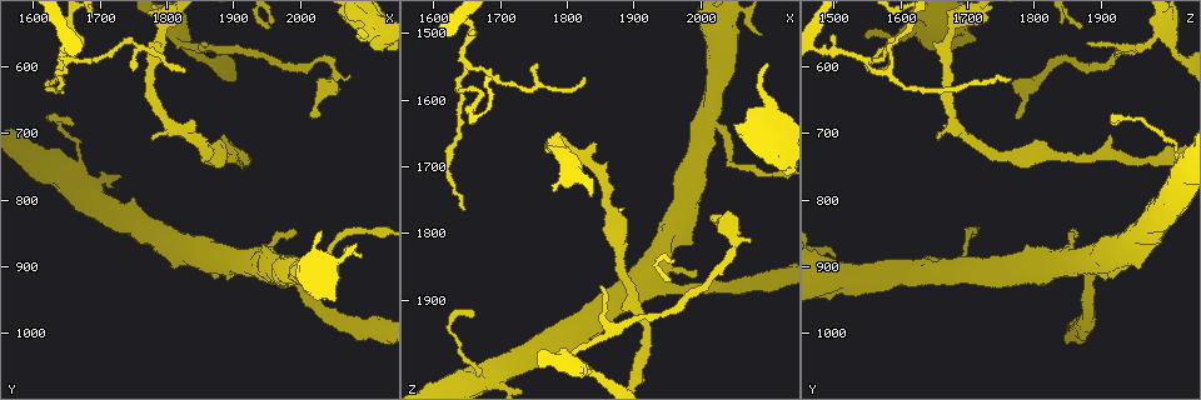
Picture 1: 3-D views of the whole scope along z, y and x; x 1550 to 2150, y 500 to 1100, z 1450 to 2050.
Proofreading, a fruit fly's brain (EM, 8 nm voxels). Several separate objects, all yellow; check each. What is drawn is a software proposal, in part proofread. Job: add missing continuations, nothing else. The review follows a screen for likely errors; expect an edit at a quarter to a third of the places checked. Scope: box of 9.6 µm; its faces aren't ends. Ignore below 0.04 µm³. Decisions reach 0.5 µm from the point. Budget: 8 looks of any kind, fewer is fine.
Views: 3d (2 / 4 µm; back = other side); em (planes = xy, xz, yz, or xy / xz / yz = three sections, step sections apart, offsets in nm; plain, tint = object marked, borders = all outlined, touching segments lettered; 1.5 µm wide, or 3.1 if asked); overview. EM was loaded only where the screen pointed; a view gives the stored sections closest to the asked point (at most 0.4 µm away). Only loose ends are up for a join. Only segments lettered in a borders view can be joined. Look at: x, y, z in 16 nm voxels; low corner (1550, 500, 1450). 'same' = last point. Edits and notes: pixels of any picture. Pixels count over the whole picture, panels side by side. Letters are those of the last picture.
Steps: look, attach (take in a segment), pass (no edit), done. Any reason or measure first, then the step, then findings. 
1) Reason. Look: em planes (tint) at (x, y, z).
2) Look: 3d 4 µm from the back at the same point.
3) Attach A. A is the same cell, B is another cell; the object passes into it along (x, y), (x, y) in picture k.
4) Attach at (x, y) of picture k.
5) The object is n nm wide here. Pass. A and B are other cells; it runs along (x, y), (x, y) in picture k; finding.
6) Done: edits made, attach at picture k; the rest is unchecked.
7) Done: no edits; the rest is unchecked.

Tapers out. Look: em xz step 4 (borders) at (1660, 680, 1930).

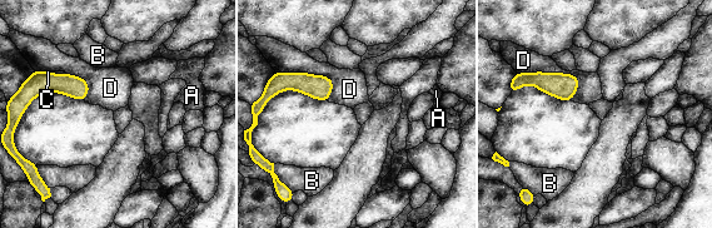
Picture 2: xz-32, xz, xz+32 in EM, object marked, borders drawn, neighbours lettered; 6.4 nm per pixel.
Look: em planes (borders) at the same point.

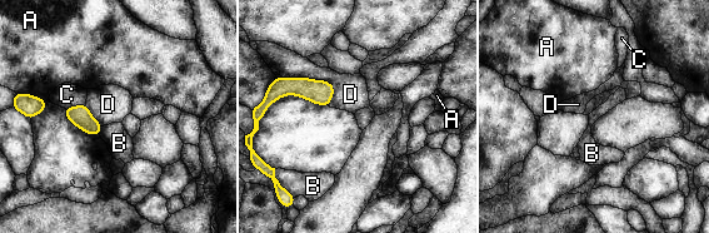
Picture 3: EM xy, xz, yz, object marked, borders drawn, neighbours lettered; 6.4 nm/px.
Pass. A, B, C and D are other cells; a border runs along (276, 75), (328, 80), (330, 104) in picture 3; none of them fits.

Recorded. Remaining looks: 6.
Thin end. Look: em xy step 4 (tint) at (1825, 605, 1565).

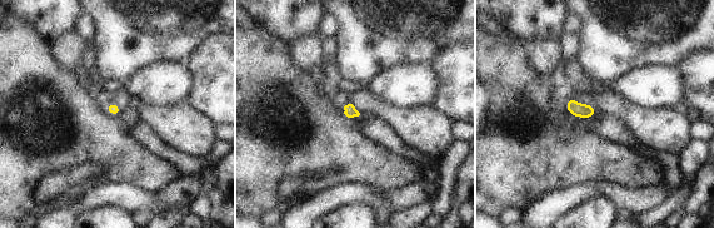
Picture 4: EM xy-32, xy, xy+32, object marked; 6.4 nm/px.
Another direction. Look: em planes (tint) at the same point.

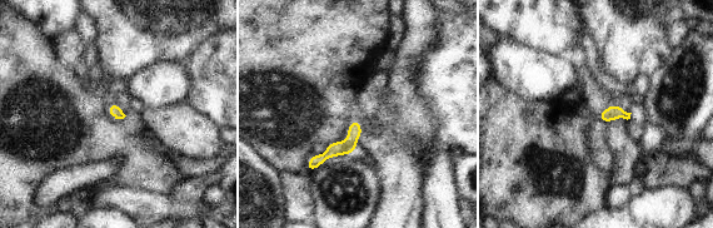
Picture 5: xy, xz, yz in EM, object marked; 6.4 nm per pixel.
What lies round it. Look: em planes (borders) at the same point.

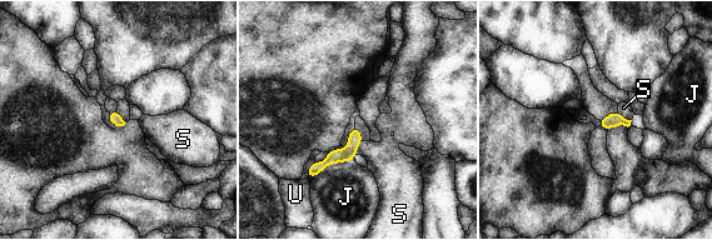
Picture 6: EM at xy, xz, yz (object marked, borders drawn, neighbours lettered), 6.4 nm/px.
The object is 80 nm wide here; the longest contact is with J, 320 nm. Pass. J, S and U are other cells; no lettered segment goes on from it.

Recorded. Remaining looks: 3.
Thin end. Look: em planes (borders) at (2100, 555, 1545).

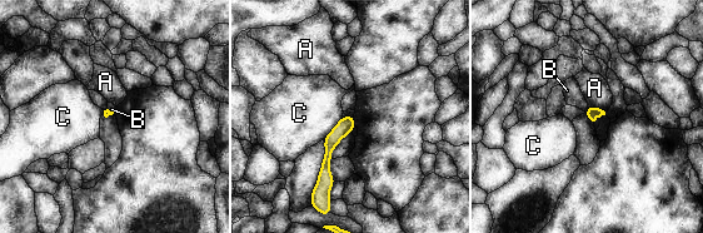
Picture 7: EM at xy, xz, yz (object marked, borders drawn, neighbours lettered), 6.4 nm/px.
Pass. A, B and C are other cells; it runs along (349, 118), (329, 144), (324, 184) in picture 7; none of them fits.

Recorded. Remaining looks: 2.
Done: no edits; the rest is unchecked.

